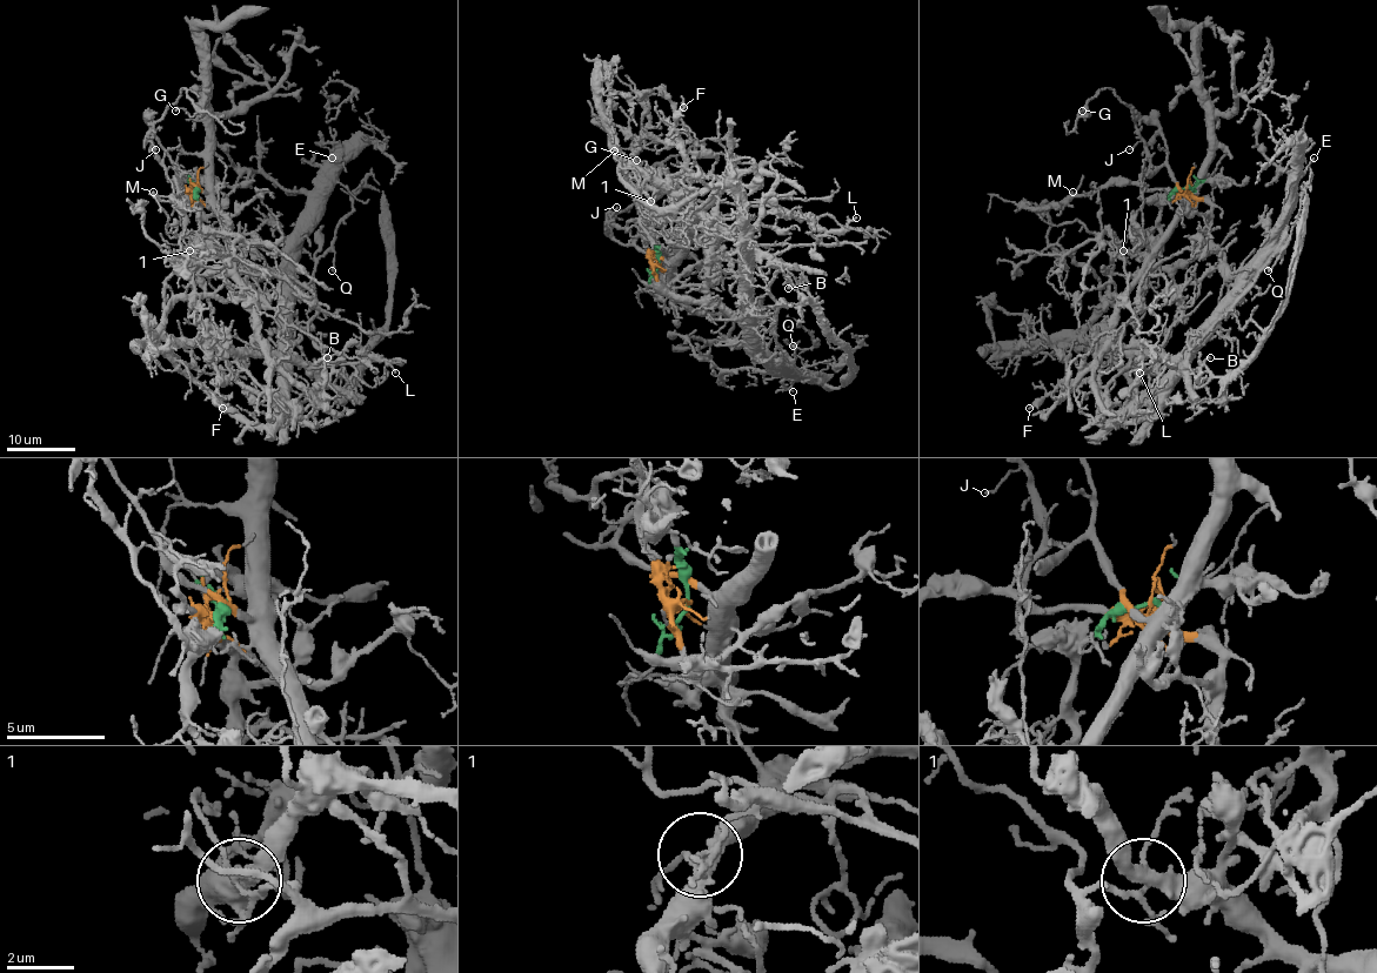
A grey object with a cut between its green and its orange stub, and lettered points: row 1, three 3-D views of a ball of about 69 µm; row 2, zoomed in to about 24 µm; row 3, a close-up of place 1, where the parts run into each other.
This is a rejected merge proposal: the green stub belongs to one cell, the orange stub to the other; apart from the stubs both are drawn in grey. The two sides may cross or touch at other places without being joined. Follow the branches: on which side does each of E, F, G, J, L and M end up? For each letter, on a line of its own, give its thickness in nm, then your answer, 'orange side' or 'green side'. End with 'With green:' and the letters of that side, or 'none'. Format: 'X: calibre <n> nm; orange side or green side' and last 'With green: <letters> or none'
E: calibre 80 nm; orange side
F: calibre 170 nm; orange side
G: calibre 130 nm; green side
J: calibre 120 nm; green side
L: calibre 130 nm; orange side
M: calibre 130 nm; orange side
With green: G, J

